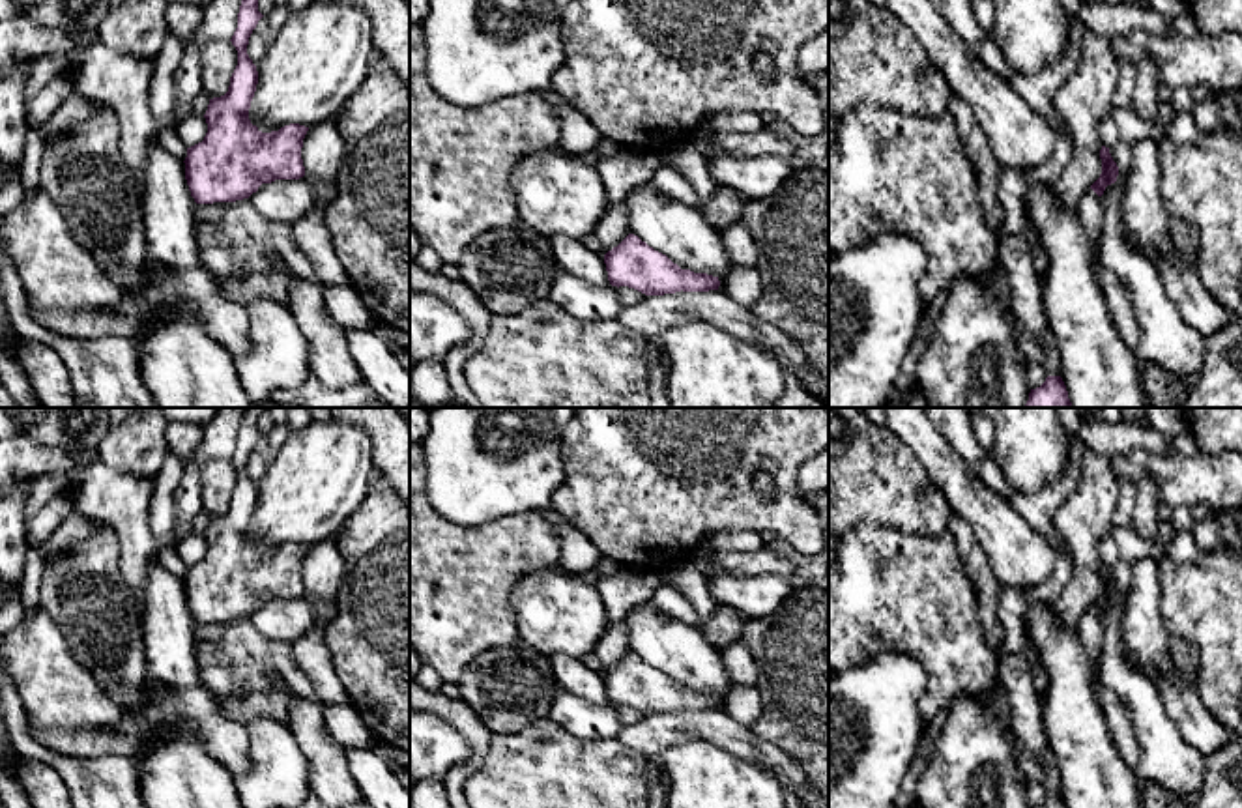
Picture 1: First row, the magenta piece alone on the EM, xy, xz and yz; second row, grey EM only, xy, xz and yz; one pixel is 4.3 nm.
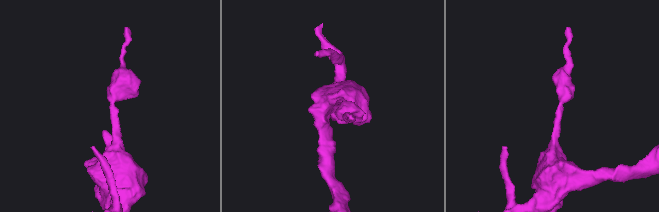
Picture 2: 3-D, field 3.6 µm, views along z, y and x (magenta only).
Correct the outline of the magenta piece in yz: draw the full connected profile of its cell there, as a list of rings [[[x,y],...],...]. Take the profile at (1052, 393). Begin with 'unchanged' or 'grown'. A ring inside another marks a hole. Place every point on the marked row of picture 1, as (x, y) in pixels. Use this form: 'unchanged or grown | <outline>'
unchanged | [[[1047,376],[1040,387],[1031,389],[1025,408],[1072,408],[1062,378]]]

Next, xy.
unchanged | [[[241,0],[238,28],[230,39],[238,50],[238,65],[228,92],[209,99],[204,114],[208,133],[202,142],[187,148],[185,180],[196,204],[243,200],[262,183],[305,176],[301,148],[309,127],[290,123],[262,133],[249,120],[258,71],[247,45],[262,17],[258,0]]]

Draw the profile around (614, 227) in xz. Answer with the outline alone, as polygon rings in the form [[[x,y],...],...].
[[[625,204],[610,206],[593,234],[602,243],[604,254],[632,234]]]

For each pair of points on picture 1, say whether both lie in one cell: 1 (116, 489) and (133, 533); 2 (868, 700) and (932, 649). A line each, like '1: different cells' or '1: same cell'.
1: same cell
2: different cells

